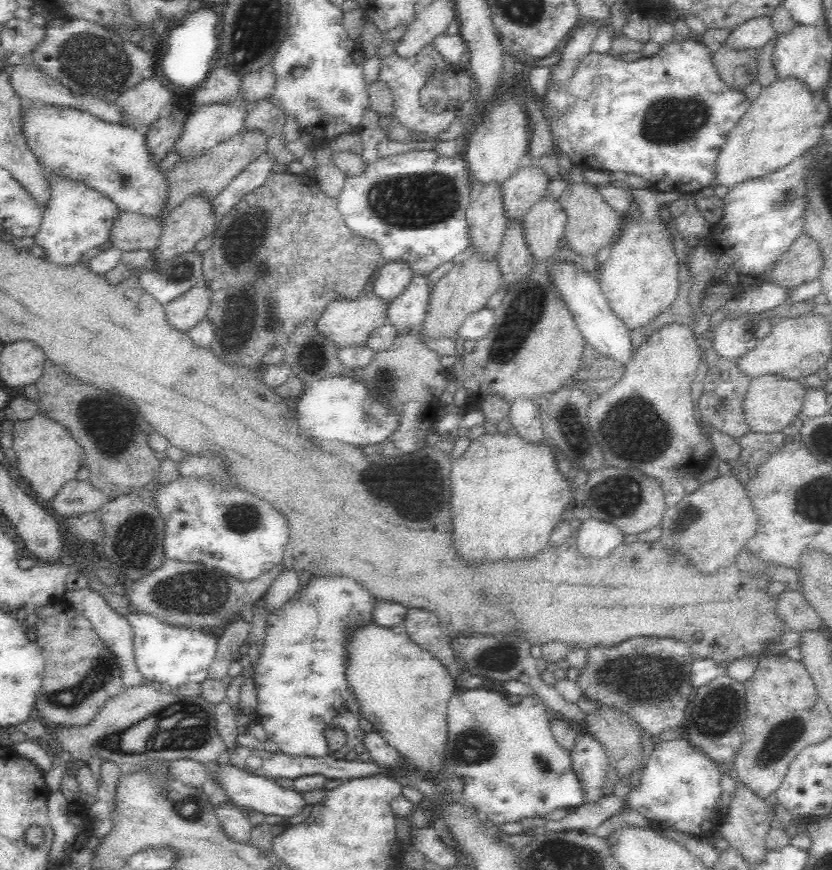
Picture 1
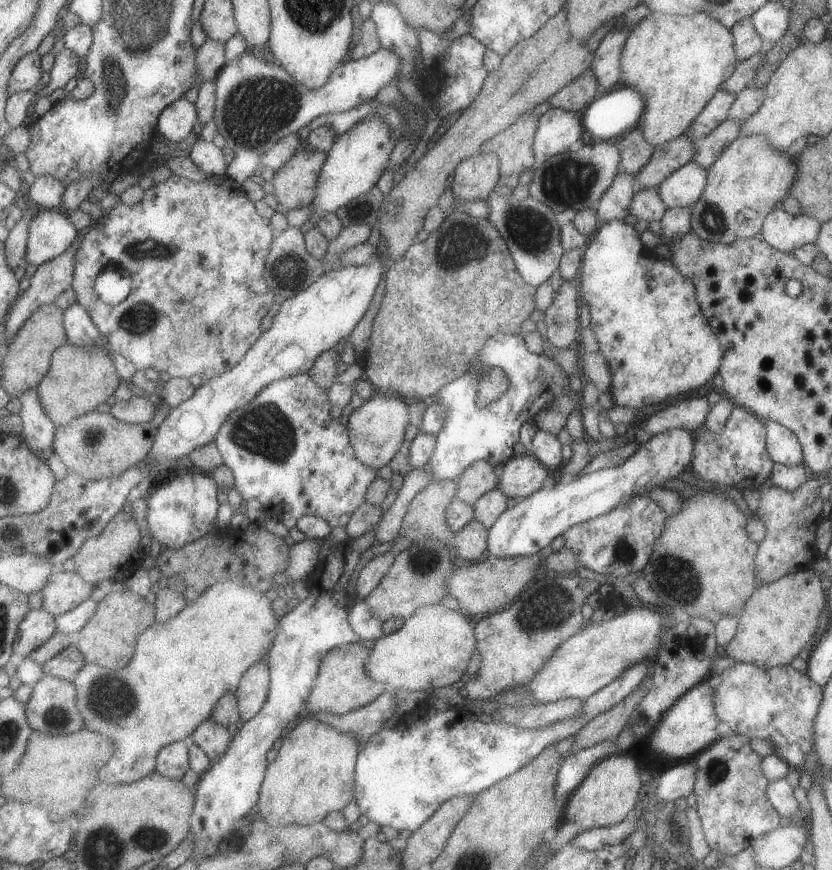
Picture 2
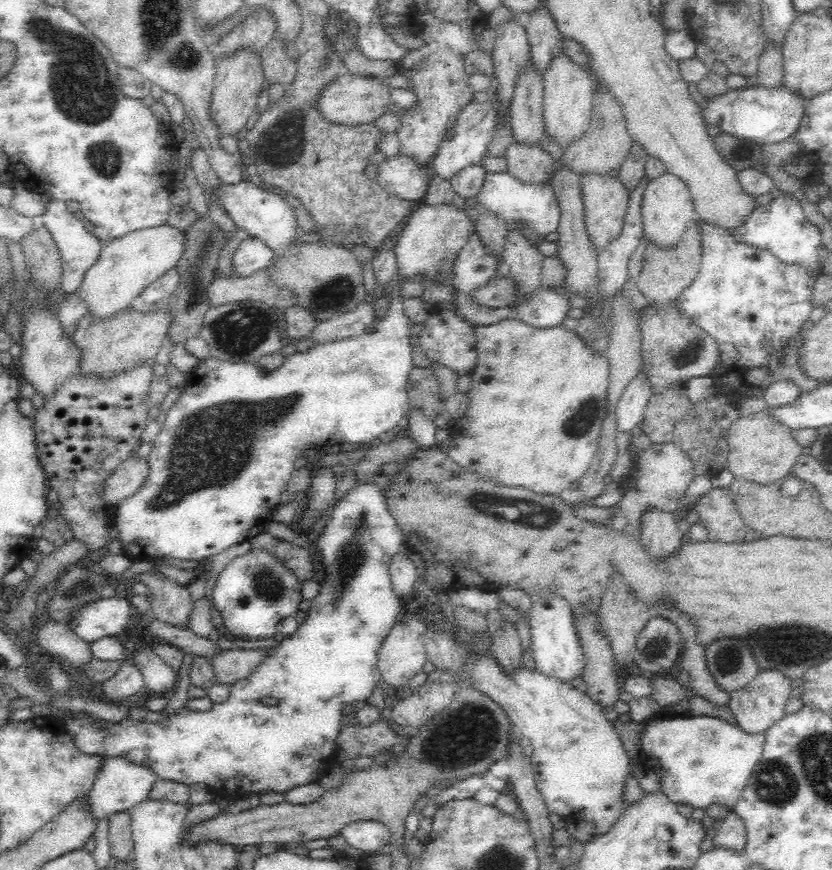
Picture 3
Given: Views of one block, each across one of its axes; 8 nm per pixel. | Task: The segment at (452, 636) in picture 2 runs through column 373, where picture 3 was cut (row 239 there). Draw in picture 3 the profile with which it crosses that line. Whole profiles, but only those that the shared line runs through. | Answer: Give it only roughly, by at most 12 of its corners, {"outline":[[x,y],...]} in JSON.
{"outline":[[664,172],[642,202],[645,239],[668,249],[696,219],[688,185]]}

